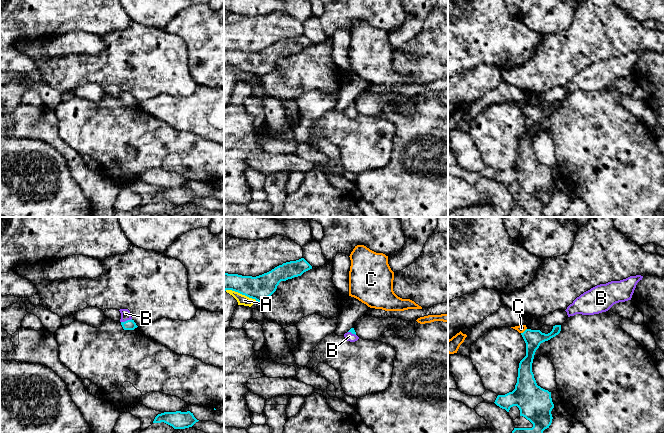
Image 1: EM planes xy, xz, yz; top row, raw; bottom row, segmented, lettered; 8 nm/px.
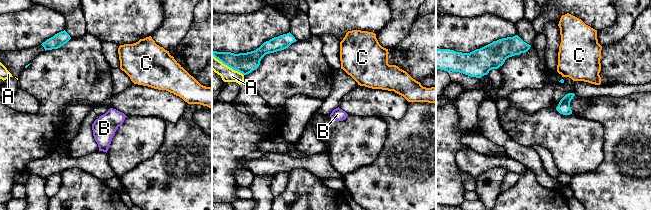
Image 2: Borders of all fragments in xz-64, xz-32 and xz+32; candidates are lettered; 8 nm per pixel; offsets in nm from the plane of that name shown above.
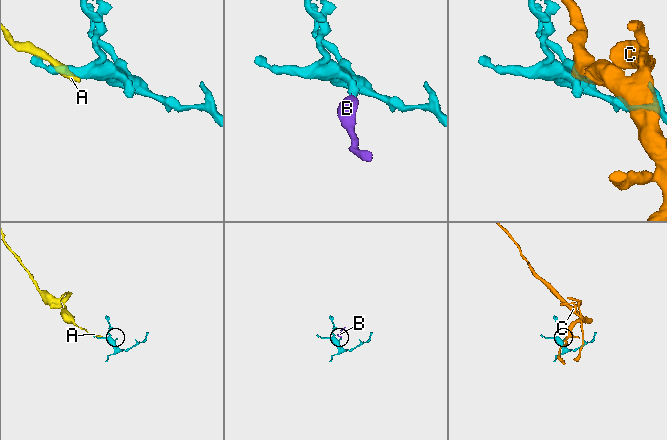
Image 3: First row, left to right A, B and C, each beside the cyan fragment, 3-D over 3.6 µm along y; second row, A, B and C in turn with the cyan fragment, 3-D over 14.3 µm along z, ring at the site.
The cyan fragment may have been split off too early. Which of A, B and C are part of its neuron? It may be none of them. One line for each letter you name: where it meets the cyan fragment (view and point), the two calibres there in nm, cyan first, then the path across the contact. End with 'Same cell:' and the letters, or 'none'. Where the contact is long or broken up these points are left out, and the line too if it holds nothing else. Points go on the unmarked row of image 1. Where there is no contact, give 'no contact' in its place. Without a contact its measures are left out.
B: contact xy (127, 96); calibres 80 and 80 nm; way xy (129, 100), (127, 96), (125, 89)
Same cell: B

